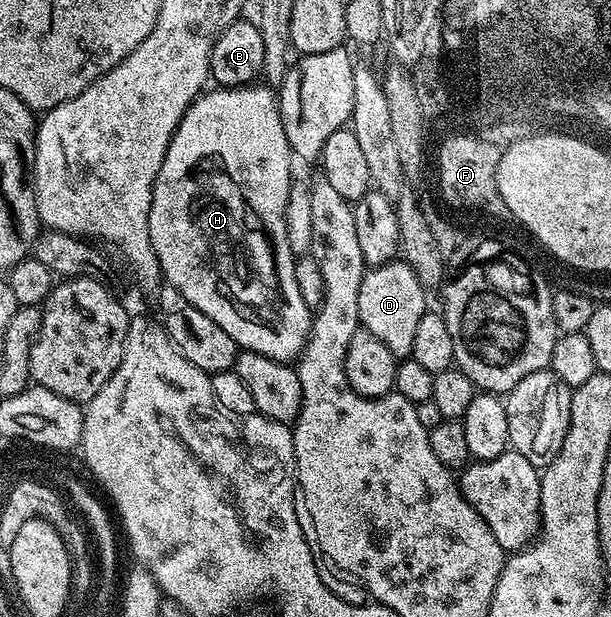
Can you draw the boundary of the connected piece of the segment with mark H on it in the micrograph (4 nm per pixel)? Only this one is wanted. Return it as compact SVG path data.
M254 83L240 87L213 87L202 92L201 96L190 105L189 110L181 116L177 130L169 141L163 163L159 167L159 175L153 184L151 199L151 215L149 216L149 242L161 264L161 276L170 281L181 292L181 301L191 304L203 315L215 319L231 339L242 349L259 355L267 355L276 361L296 362L305 350L309 338L311 311L307 303L303 303L303 295L299 295L299 283L295 283L295 251L288 245L288 223L285 209L289 205L288 193L291 184L289 177L289 159L291 150L287 135L284 133L286 118L281 118L281 109L277 106L277 97L272 88L265 83Z

